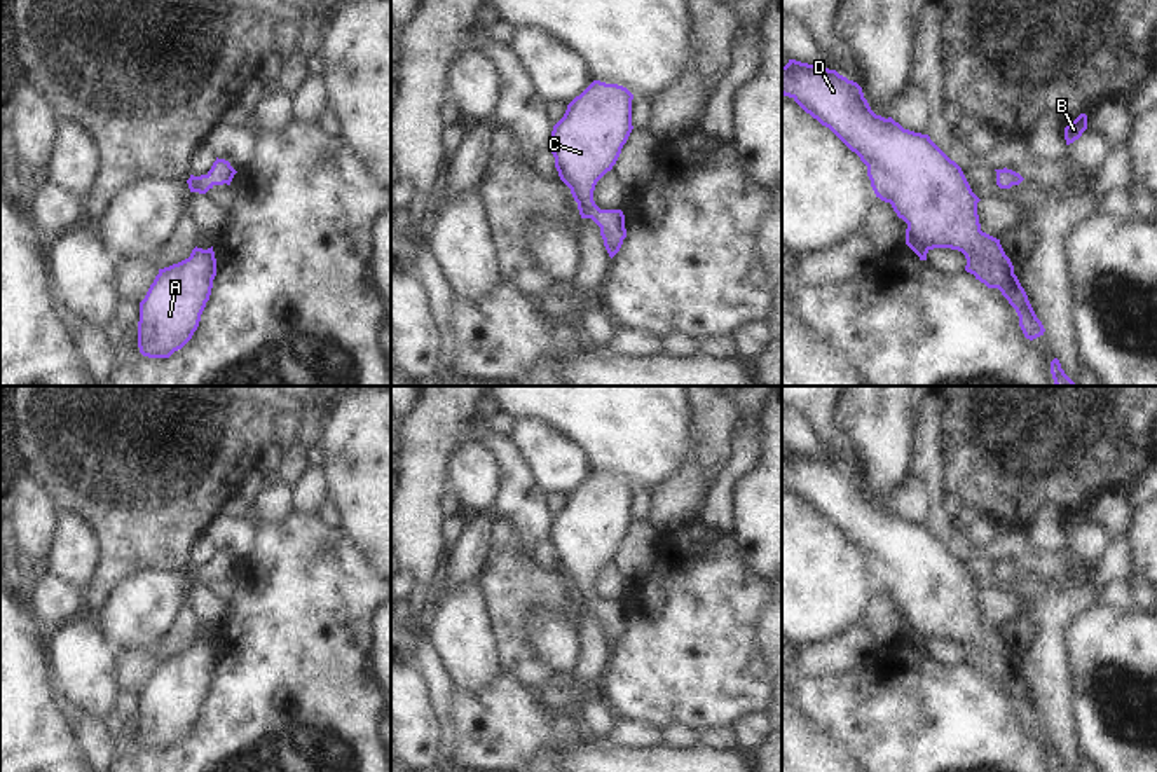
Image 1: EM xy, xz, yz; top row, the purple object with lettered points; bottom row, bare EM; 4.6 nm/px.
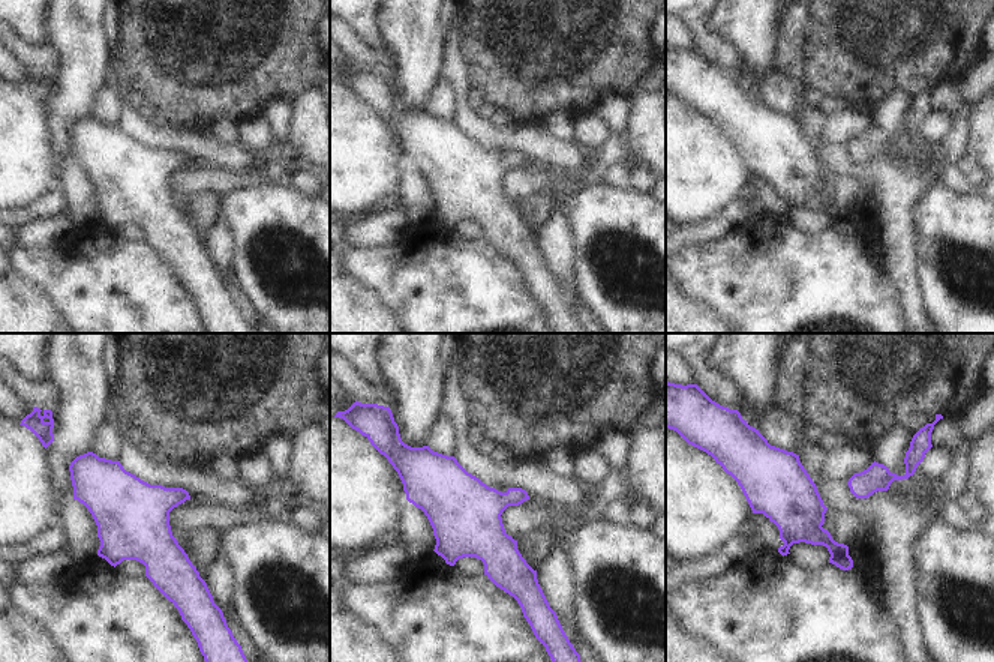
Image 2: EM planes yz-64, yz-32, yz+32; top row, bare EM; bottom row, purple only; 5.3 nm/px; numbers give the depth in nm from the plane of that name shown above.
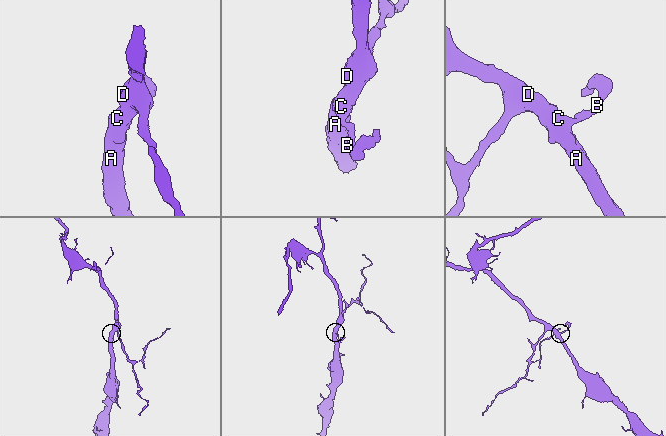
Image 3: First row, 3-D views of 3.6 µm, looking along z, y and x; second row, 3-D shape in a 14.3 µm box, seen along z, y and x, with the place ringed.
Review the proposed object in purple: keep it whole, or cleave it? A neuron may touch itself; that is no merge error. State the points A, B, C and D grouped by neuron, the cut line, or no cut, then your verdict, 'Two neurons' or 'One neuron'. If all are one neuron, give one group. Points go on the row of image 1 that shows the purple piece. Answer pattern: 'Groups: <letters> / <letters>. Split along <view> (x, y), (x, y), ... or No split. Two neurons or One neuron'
Groups: A B C D. No split. One neuron.

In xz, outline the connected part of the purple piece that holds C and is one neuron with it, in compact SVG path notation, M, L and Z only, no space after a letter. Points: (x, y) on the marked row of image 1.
M593 80L567 105L564 117L553 126L548 143L560 180L571 189L581 218L592 218L600 227L611 258L620 252L626 238L625 215L621 210L600 210L593 201L593 190L597 182L616 164L633 129L632 100L633 94L626 87Z

